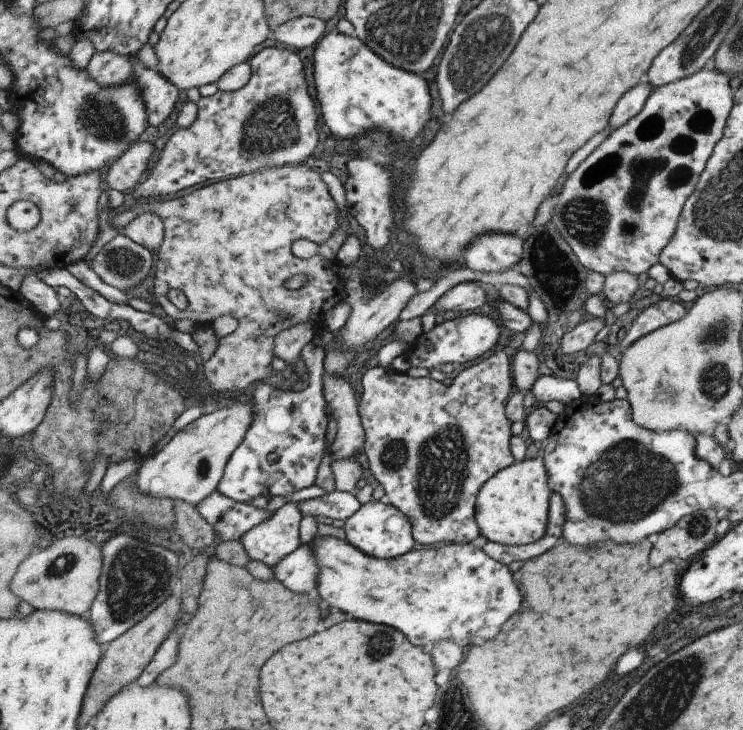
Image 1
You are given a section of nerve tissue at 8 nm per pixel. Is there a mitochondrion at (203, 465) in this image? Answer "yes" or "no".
yes

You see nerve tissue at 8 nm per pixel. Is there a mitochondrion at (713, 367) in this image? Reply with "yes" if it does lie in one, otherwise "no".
yes

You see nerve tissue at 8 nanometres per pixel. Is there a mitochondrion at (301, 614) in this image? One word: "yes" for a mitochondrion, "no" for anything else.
no

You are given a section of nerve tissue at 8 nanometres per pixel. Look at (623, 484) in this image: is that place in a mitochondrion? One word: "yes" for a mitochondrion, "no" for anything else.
yes

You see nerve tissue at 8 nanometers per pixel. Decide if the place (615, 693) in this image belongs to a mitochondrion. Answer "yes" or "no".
yes

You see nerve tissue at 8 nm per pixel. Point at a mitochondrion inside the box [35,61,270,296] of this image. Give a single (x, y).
(97, 116)

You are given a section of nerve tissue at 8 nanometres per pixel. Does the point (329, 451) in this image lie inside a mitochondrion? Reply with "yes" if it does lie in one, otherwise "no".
no

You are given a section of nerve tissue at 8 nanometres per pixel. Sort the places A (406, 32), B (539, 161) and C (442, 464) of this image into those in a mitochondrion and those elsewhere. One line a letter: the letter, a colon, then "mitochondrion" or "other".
A: mitochondrion
B: other
C: mitochondrion

